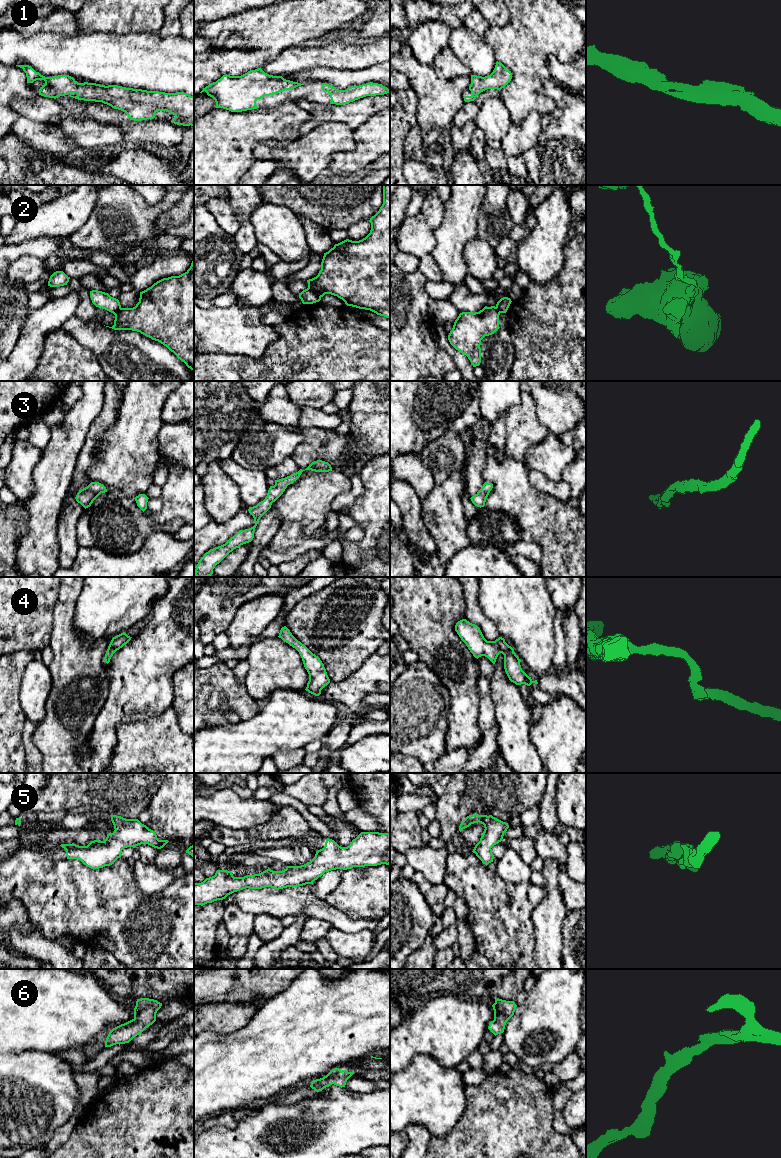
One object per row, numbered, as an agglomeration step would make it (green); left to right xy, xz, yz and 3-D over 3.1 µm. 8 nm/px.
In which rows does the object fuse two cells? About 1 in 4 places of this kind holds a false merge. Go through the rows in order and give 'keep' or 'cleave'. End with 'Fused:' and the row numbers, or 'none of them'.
1: keep
2: cleave
3: keep
4: keep
5: keep
6: keep
Fused: 2

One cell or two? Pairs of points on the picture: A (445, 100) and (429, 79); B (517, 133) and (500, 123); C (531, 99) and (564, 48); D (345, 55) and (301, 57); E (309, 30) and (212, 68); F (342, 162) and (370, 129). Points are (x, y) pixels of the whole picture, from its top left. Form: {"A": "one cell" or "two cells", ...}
{"A": "one cell", "B": "two cells", "C": "one cell", "D": "one cell", "E": "one cell", "F": "one cell"}

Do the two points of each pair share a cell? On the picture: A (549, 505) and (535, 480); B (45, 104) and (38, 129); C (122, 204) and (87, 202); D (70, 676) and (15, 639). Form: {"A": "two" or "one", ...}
{"A": "two", "B": "two", "C": "two", "D": "two"}

